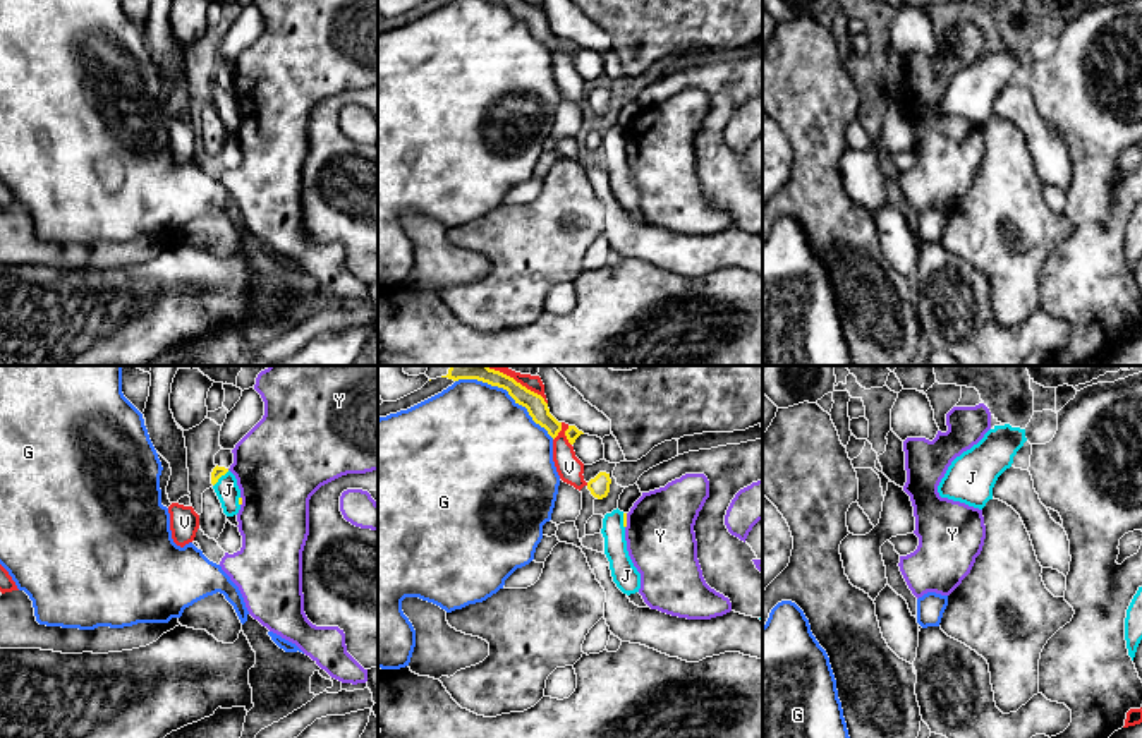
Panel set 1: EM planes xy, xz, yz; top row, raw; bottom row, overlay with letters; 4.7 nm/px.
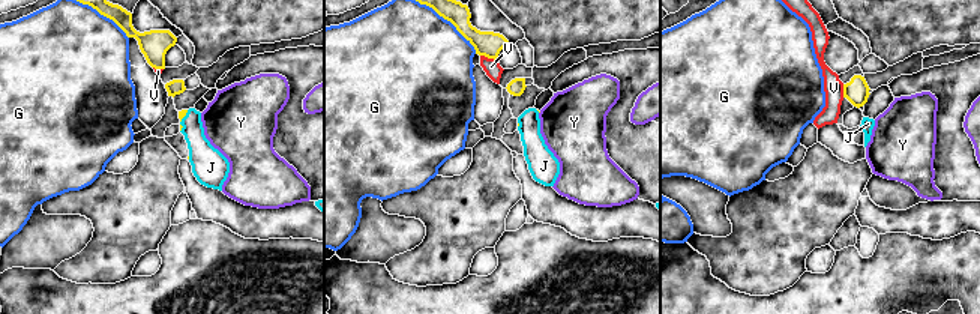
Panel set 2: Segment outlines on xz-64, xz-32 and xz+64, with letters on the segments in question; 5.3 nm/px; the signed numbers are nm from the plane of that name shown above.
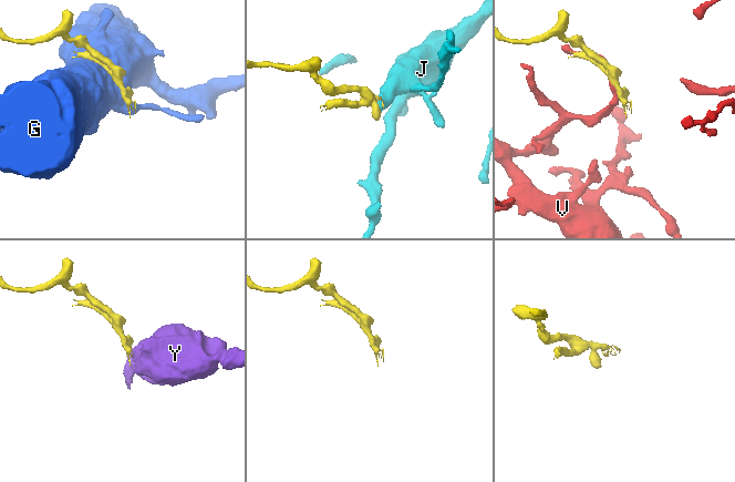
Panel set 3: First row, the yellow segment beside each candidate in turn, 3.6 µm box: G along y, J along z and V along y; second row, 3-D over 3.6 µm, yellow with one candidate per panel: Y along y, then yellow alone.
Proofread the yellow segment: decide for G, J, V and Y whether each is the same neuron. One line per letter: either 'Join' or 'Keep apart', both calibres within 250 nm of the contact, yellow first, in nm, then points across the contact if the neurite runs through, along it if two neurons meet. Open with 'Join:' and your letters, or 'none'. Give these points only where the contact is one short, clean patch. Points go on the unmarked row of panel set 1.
Join: J
G: Keep apart. Thickness 100 nm (yellow) against 480 nm
J: Join. Thickness 50 nm (yellow) against 110 nm. Path across: xy (217, 88), (220, 91), (227, 105)
V: Keep apart. Thickness 70 nm (yellow) against 120 nm
Y: Keep apart. Thickness 20 nm (yellow) against 320 nm. Boundary: xz (627, 129), (625, 143)

